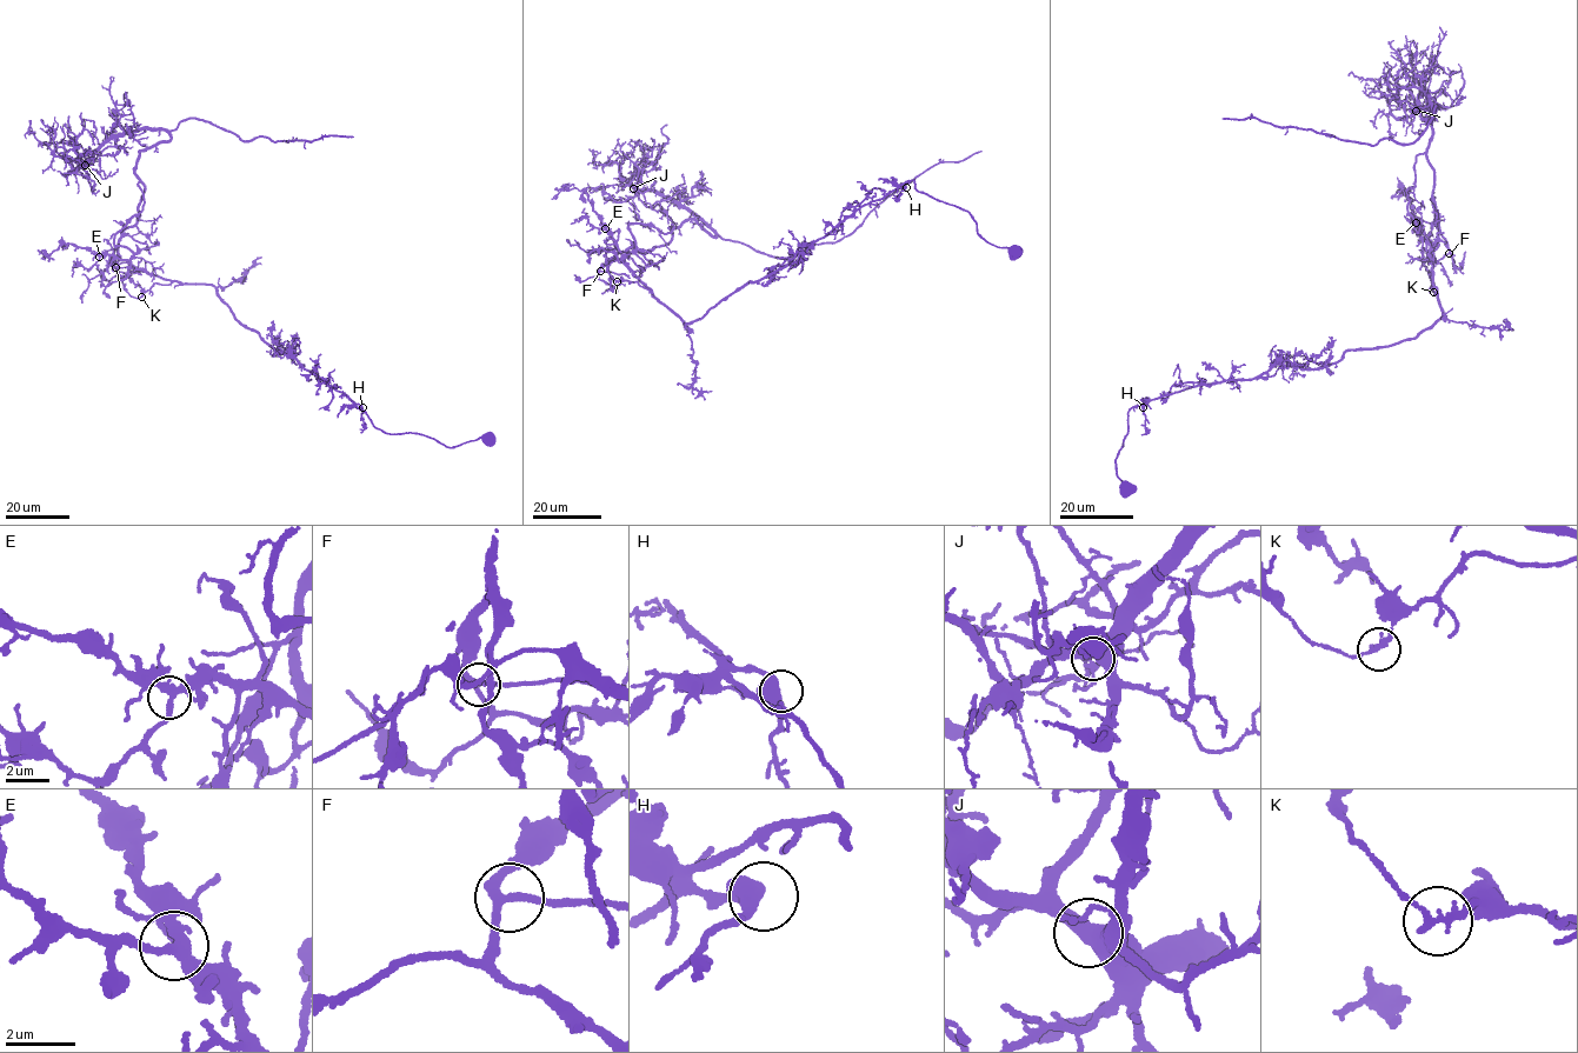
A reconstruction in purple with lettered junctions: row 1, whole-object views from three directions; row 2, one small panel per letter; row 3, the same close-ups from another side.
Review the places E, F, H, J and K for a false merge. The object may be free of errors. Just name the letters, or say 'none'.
K

